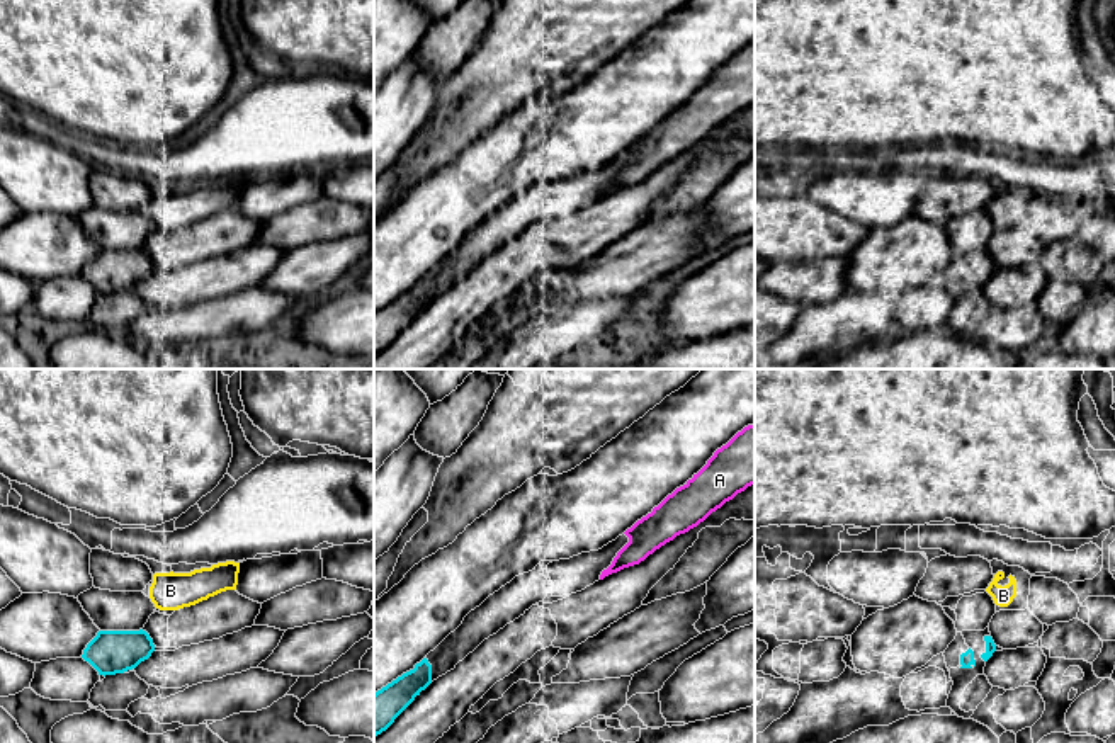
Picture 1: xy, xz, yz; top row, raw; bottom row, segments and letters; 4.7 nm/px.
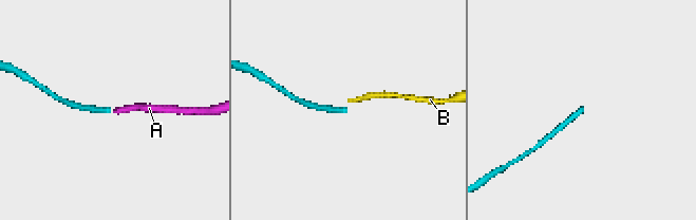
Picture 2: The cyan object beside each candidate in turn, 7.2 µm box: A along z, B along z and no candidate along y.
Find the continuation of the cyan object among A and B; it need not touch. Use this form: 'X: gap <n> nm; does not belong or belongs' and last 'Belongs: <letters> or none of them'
A: gap 900 nm; belongs
B: gap 130 nm; does not belong
Belongs: A

